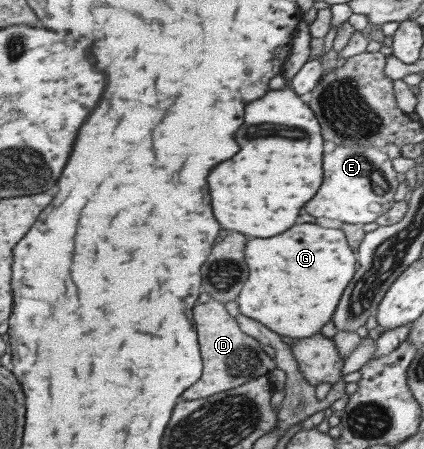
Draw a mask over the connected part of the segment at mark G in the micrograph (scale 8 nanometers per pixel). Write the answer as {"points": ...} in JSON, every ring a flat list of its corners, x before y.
{"points":[[314,223,292,225,278,237,246,241,244,249,250,275,236,297,239,313,276,335,294,339,318,333,331,319,357,265,355,252,340,228,322,228]]}

